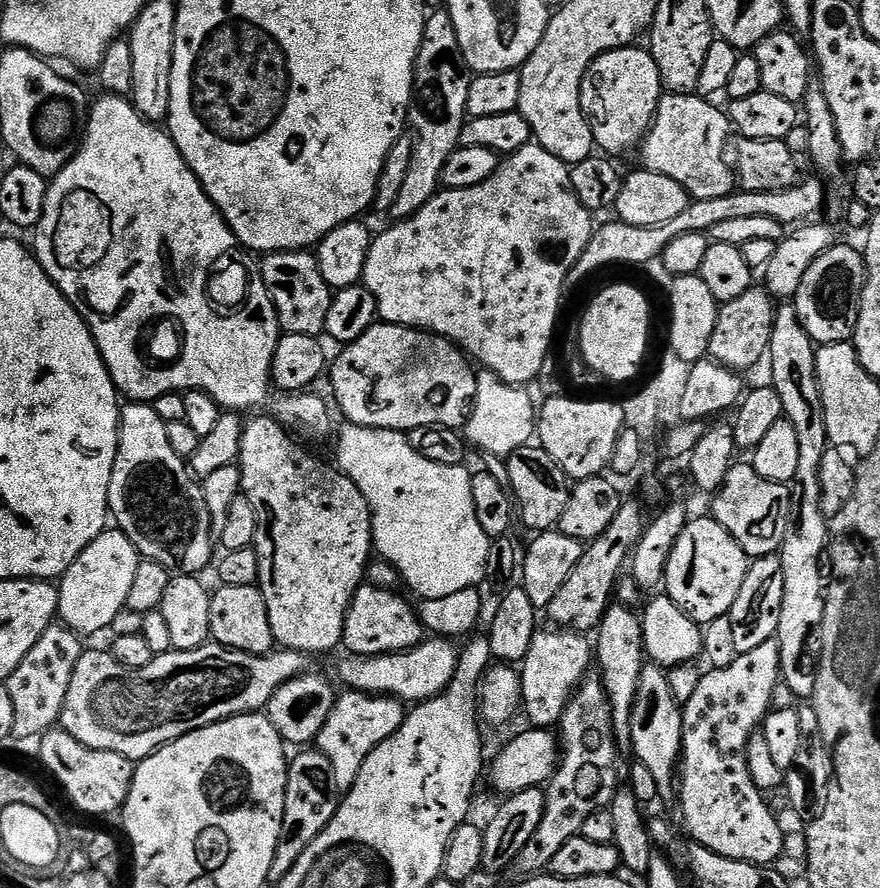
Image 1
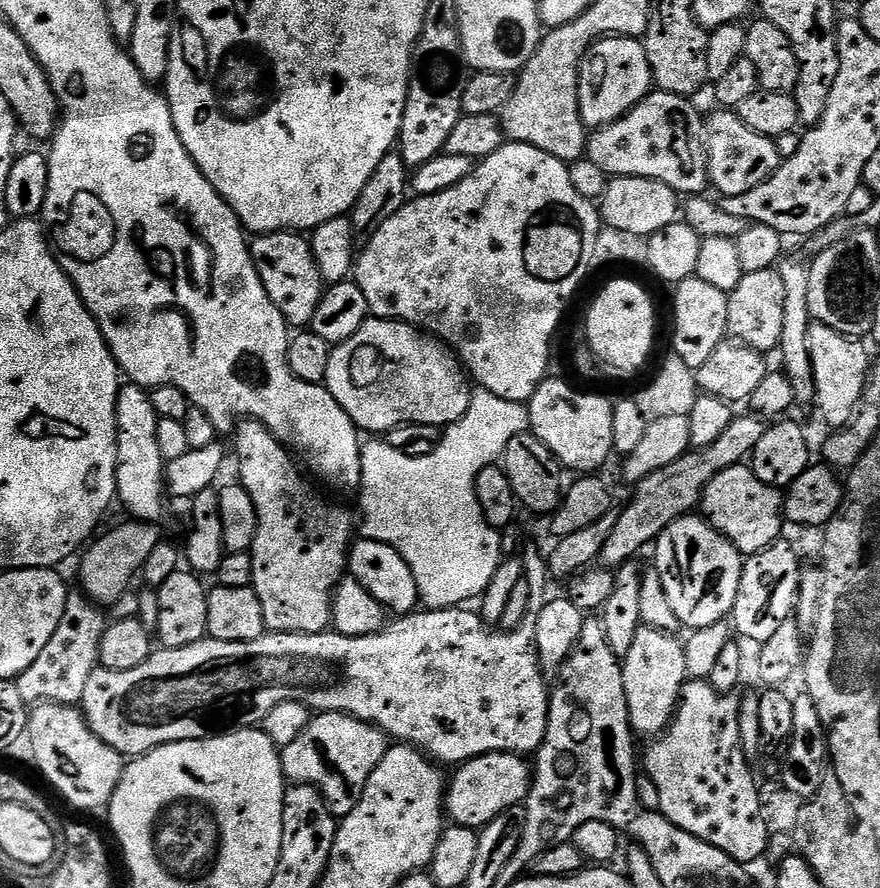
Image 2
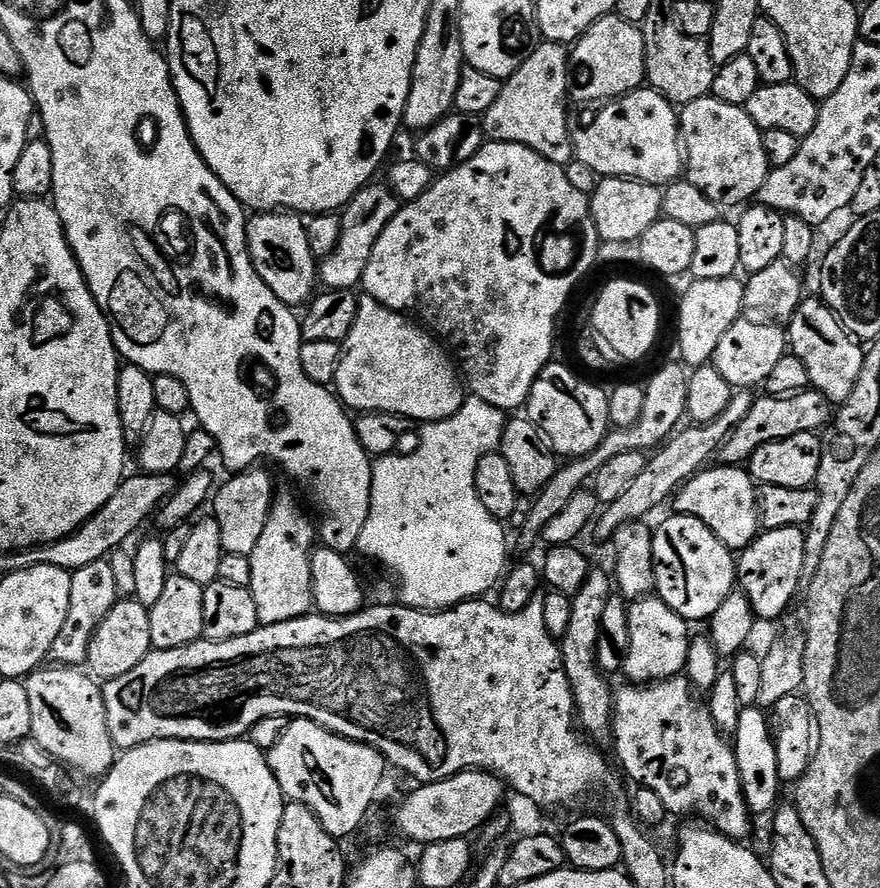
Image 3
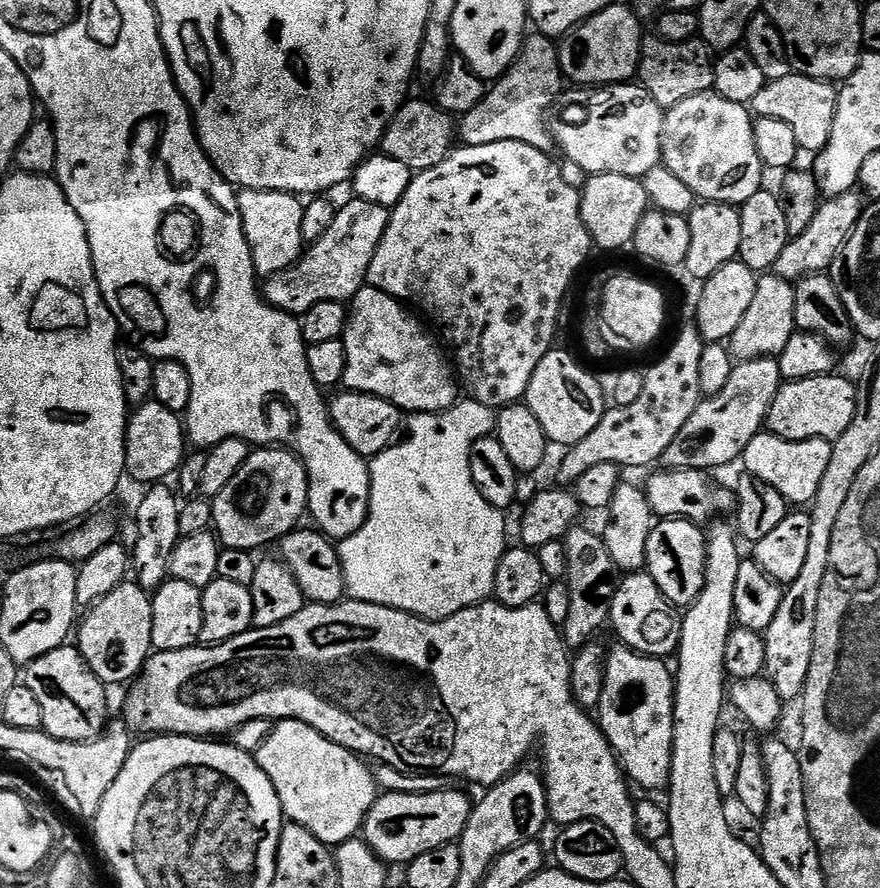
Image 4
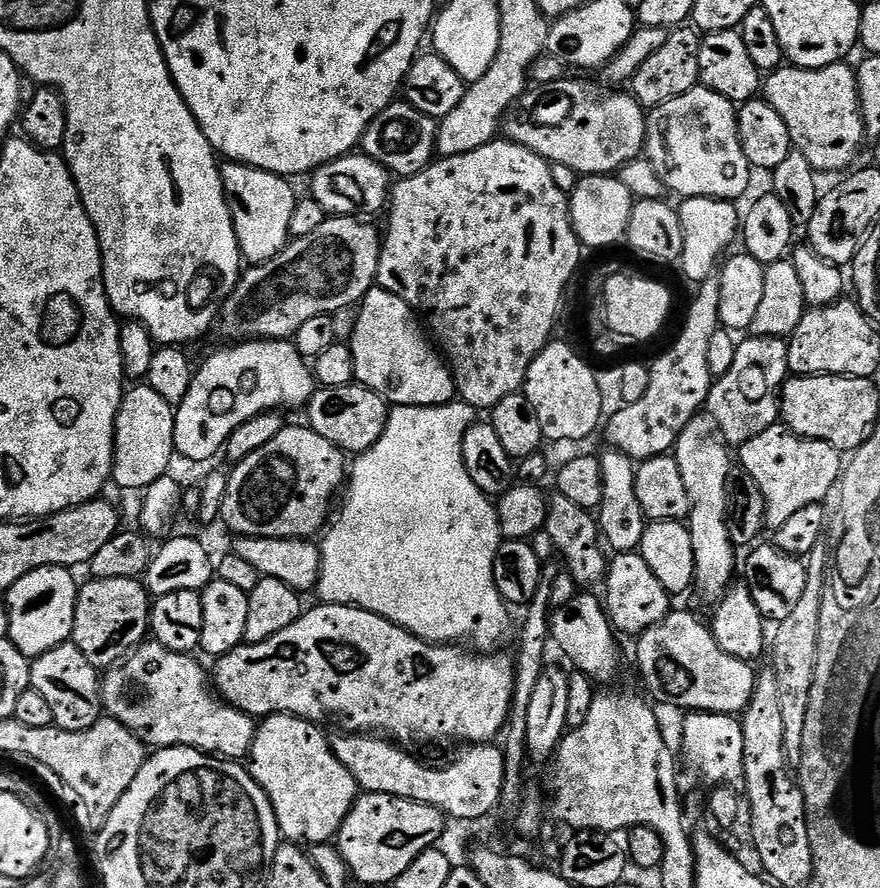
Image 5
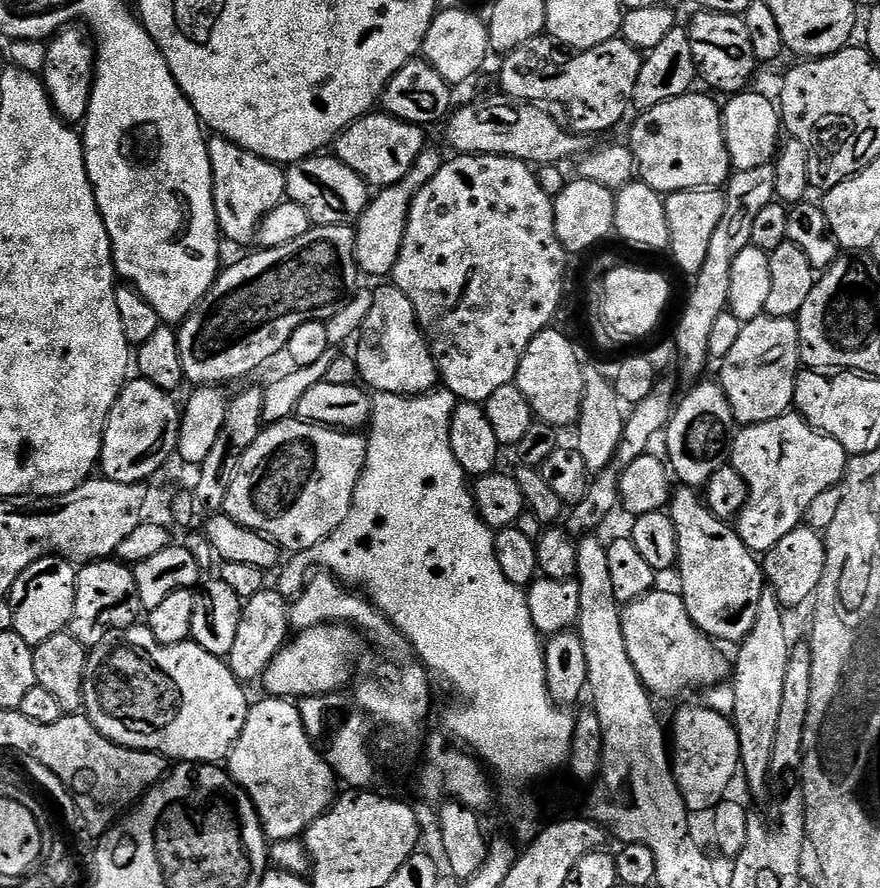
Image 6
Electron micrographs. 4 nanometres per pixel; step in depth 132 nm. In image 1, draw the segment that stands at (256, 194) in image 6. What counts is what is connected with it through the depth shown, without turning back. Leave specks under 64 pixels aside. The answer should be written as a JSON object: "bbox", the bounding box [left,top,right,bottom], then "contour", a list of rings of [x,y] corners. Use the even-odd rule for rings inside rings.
{"bbox":[258,251,334,338],"contour":[[[311,251],[273,252],[263,257],[258,271],[272,299],[281,329],[287,334],[306,334],[317,338],[325,335],[326,314],[334,292],[322,278],[315,255]]]}

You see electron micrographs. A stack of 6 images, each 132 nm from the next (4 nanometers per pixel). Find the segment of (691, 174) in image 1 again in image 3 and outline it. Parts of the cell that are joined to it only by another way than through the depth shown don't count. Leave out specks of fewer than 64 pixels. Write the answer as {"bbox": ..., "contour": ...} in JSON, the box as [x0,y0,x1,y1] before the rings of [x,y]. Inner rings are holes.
{"bbox":[574,86,684,186],"contour":[[[641,86],[607,101],[600,113],[574,136],[574,156],[597,177],[620,176],[647,184],[667,186],[681,179],[684,153],[680,138],[680,117],[669,100],[650,86]]]}

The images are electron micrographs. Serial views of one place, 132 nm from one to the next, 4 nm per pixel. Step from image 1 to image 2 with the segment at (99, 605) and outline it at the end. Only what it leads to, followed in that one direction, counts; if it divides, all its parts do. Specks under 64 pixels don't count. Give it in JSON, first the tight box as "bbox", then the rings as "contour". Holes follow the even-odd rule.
{"bbox":[80,523,162,606],"contour":[[[128,523],[132,524],[120,524],[113,532],[106,533],[104,537],[101,535],[83,553],[83,556],[85,555],[84,561],[80,564],[80,580],[84,583],[82,591],[94,604],[111,606],[115,600],[122,598],[122,594],[129,591],[131,584],[128,583],[135,576],[137,579],[138,573],[144,567],[146,558],[150,558],[150,550],[154,550],[154,546],[162,543],[162,536],[160,536],[159,530],[156,529],[159,527],[155,523]]]}

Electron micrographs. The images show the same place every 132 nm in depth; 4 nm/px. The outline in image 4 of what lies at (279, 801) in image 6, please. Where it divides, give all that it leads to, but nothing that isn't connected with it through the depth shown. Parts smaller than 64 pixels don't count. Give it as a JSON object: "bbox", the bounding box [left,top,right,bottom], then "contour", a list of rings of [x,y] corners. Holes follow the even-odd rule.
{"bbox":[254,720,378,846],"contour":[[[281,720],[254,755],[266,778],[270,778],[284,815],[291,823],[302,826],[310,834],[314,834],[314,838],[329,846],[353,839],[363,829],[364,819],[377,798],[378,785],[373,771],[370,768],[368,770],[364,765],[367,763],[357,753],[338,746],[333,740],[327,740],[321,732],[314,730],[306,722]]]}

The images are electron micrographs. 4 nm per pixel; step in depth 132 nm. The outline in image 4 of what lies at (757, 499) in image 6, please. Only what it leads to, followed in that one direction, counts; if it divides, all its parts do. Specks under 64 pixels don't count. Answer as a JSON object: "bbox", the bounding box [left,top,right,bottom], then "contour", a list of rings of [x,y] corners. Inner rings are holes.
{"bbox":[742,434,832,506],"contour":[[[761,434],[748,443],[742,457],[747,475],[762,478],[770,486],[774,486],[784,495],[784,499],[796,506],[809,503],[810,493],[818,490],[818,482],[822,482],[822,474],[826,474],[826,466],[830,463],[832,444],[827,440],[777,440]]]}

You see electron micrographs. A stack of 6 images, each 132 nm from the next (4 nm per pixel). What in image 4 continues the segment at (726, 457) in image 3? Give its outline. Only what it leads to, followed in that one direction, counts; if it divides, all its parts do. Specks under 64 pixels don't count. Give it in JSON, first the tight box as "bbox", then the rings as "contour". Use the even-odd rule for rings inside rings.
{"bbox":[766,374,857,442],"contour":[[[829,374],[805,380],[781,383],[768,411],[766,428],[777,440],[827,440],[834,442],[846,434],[846,426],[854,420],[857,385],[844,376]],[[772,431],[772,432],[771,432]]]}

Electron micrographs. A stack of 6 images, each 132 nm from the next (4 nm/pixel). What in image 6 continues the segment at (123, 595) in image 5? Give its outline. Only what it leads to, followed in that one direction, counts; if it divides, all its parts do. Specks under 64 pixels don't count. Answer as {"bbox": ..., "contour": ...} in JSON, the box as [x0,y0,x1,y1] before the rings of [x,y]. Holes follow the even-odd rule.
{"bbox":[70,558,142,649],"contour":[[[115,558],[85,563],[76,573],[74,614],[70,631],[84,649],[97,648],[114,632],[131,628],[141,619],[142,609],[138,598],[136,573],[127,564]]]}

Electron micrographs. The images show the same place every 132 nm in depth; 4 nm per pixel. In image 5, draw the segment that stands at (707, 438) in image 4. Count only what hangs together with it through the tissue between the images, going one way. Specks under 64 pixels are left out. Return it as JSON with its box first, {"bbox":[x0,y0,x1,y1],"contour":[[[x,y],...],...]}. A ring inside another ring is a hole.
{"bbox":[706,336,790,446],"contour":[[[752,336],[744,339],[736,345],[734,362],[729,372],[713,383],[706,405],[707,415],[718,422],[724,443],[729,446],[746,443],[781,419],[780,390],[790,375],[788,346],[781,337]]]}

